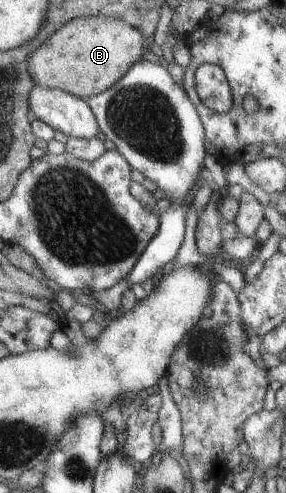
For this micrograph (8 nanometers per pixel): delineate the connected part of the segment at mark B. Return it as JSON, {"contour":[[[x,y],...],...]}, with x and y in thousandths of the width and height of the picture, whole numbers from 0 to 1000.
{"contour":[[[283,32],[224,47],[126,103],[105,108],[98,144],[133,176],[203,181],[280,199],[315,201],[416,168],[420,160],[430,160],[434,152],[455,144],[455,136],[497,122],[514,99],[517,91],[503,71],[441,43],[381,32]]]}

